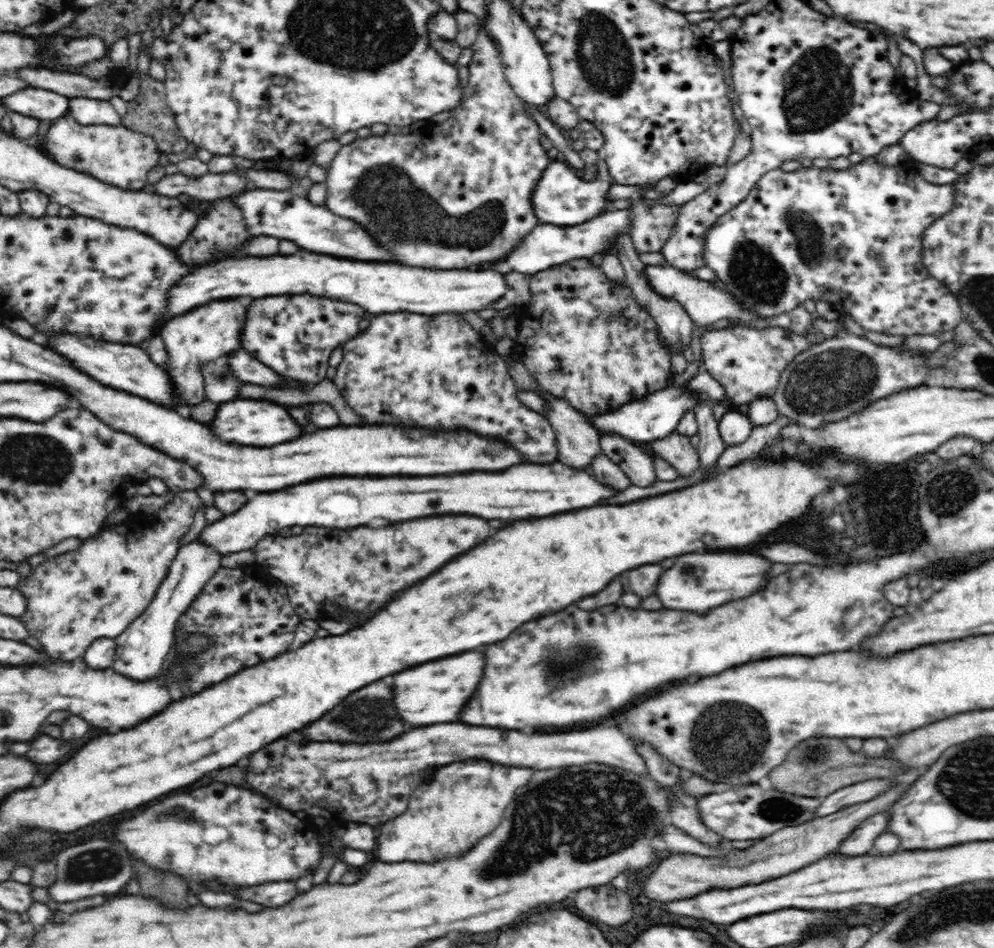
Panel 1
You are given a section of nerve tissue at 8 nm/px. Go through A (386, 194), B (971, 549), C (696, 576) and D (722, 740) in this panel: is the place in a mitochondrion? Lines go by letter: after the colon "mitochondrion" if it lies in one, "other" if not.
A: mitochondrion
B: other
C: mitochondrion
D: mitochondrion

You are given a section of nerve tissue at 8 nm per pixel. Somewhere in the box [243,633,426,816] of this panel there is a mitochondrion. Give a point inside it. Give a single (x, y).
(367, 719)

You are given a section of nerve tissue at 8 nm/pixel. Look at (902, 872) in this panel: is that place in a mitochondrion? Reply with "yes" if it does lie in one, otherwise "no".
no

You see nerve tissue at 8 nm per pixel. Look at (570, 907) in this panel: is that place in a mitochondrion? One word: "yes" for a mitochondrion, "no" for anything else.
no

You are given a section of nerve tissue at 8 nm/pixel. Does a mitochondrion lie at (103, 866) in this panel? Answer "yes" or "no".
yes

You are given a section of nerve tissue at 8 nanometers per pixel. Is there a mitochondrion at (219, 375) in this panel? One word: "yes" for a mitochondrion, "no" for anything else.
yes

